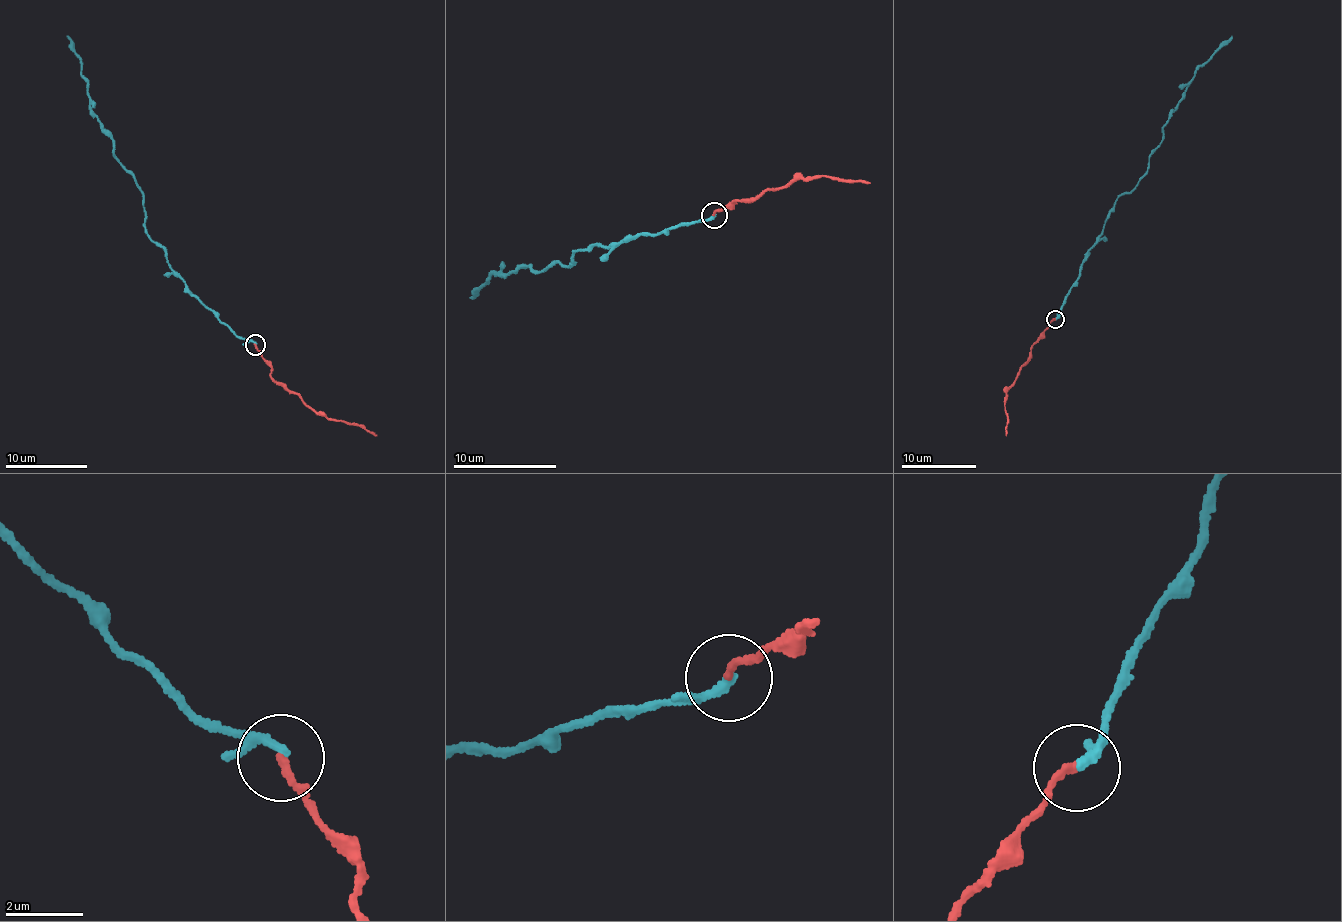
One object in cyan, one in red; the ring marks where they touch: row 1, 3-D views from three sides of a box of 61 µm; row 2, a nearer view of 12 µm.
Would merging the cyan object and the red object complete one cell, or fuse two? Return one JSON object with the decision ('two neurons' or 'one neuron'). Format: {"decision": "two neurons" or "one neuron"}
{"decision": "one neuron"}

